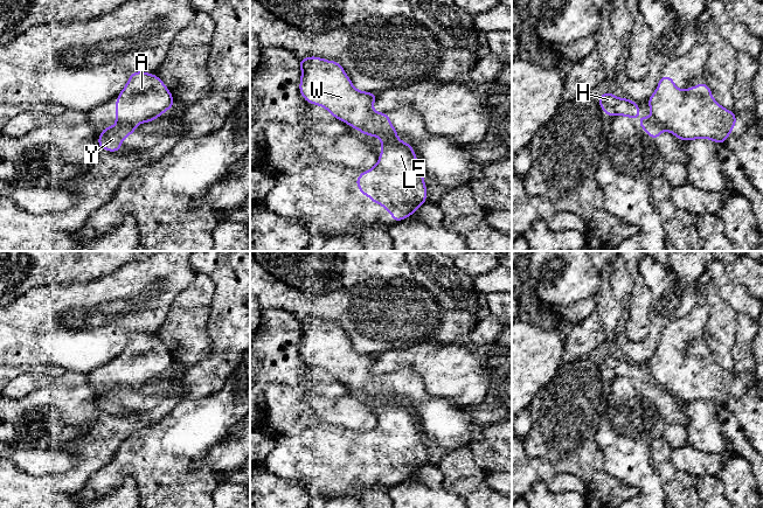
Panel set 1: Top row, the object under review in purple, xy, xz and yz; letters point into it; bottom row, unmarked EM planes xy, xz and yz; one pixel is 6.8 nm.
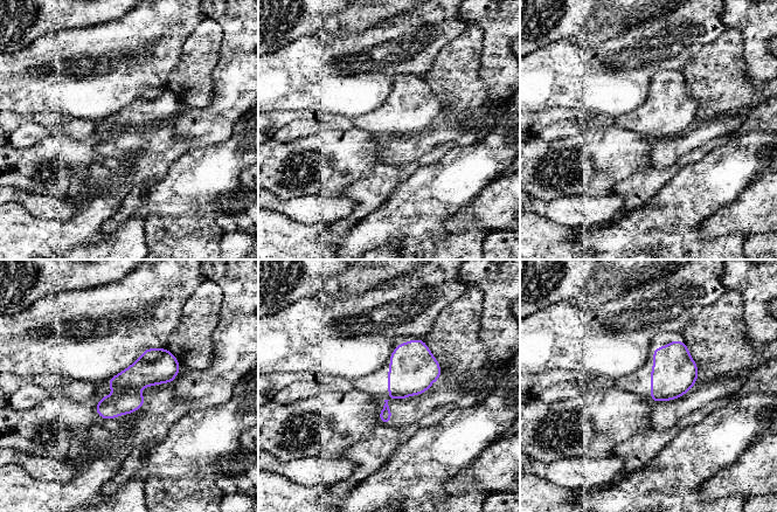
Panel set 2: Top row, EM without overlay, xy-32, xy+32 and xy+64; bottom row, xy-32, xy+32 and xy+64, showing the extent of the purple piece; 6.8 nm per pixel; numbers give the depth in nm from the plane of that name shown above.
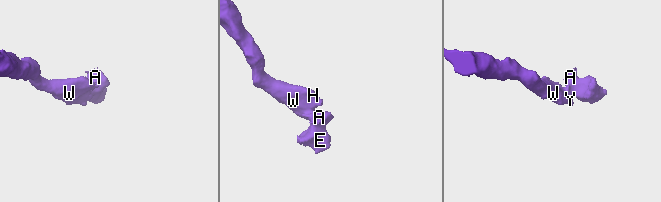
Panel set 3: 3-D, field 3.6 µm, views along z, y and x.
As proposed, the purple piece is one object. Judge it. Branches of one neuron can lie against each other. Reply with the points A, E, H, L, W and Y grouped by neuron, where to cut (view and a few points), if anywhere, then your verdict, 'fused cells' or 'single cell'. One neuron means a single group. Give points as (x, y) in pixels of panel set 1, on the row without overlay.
A E L / H W Y | xy (117, 384), (133, 388) | fused cells

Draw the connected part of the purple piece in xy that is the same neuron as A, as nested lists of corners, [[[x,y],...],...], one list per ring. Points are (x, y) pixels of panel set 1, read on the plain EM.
[[[134,333],[116,361],[116,383],[132,388],[153,383],[173,368],[172,355],[157,336]]]

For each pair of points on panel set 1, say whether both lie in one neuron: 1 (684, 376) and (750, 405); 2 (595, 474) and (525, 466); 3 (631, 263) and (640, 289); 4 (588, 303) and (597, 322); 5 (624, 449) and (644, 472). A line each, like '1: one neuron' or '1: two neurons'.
1: two neurons
2: two neurons
3: one neuron
4: two neurons
5: one neuron

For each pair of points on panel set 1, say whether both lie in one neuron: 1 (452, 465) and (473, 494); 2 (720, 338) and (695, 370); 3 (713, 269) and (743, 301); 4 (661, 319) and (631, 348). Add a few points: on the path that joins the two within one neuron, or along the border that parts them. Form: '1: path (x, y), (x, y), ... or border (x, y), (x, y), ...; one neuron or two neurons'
1: path (459, 472), (472, 487); one neuron
2: border (706, 324), (705, 342), (711, 356), (728, 371); two neurons
3: path (719, 277), (735, 293); one neuron
4: path (656, 328), (654, 334), (640, 348); one neuron

